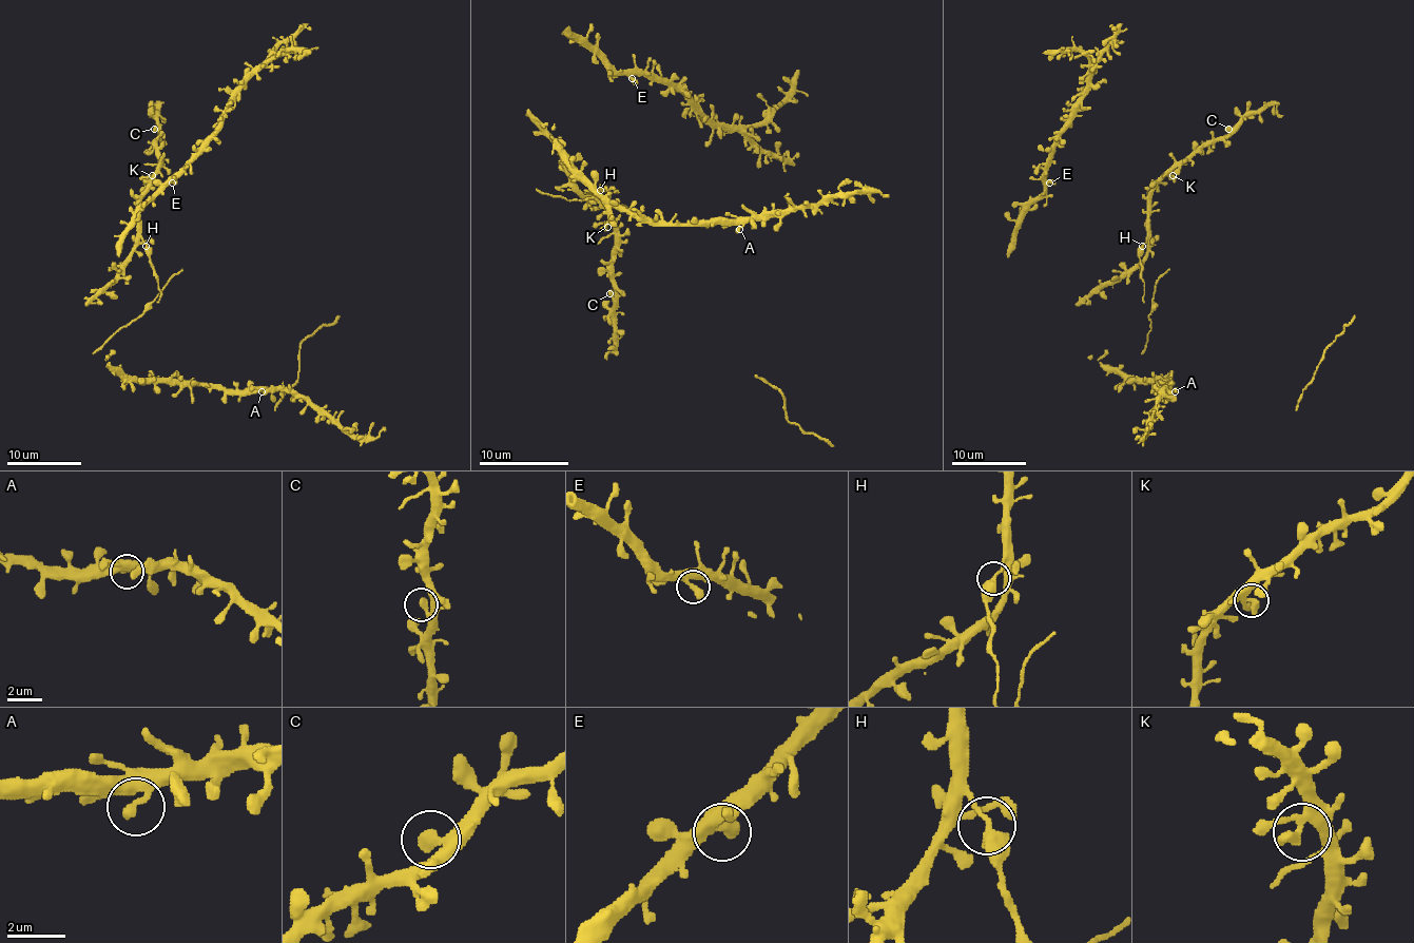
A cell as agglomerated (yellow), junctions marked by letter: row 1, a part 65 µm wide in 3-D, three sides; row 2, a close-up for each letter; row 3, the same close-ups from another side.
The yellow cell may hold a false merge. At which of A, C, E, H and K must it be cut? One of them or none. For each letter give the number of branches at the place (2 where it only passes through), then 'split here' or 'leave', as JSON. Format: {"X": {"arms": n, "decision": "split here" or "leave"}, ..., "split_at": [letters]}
{"A": {"arms": 1, "decision": "leave"}, "C": {"arms": 2, "decision": "leave"}, "E": {"arms": 2, "decision": "leave"}, "H": {"arms": 2, "decision": "split here"}, "K": {"arms": 2, "decision": "leave"}, "split_at": ["H"]}

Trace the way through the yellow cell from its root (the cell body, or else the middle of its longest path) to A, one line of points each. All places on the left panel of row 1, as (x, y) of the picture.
A: (108, 355), (113, 367), (118, 367), (131, 378), (179, 380), (227, 389), (262, 391)

